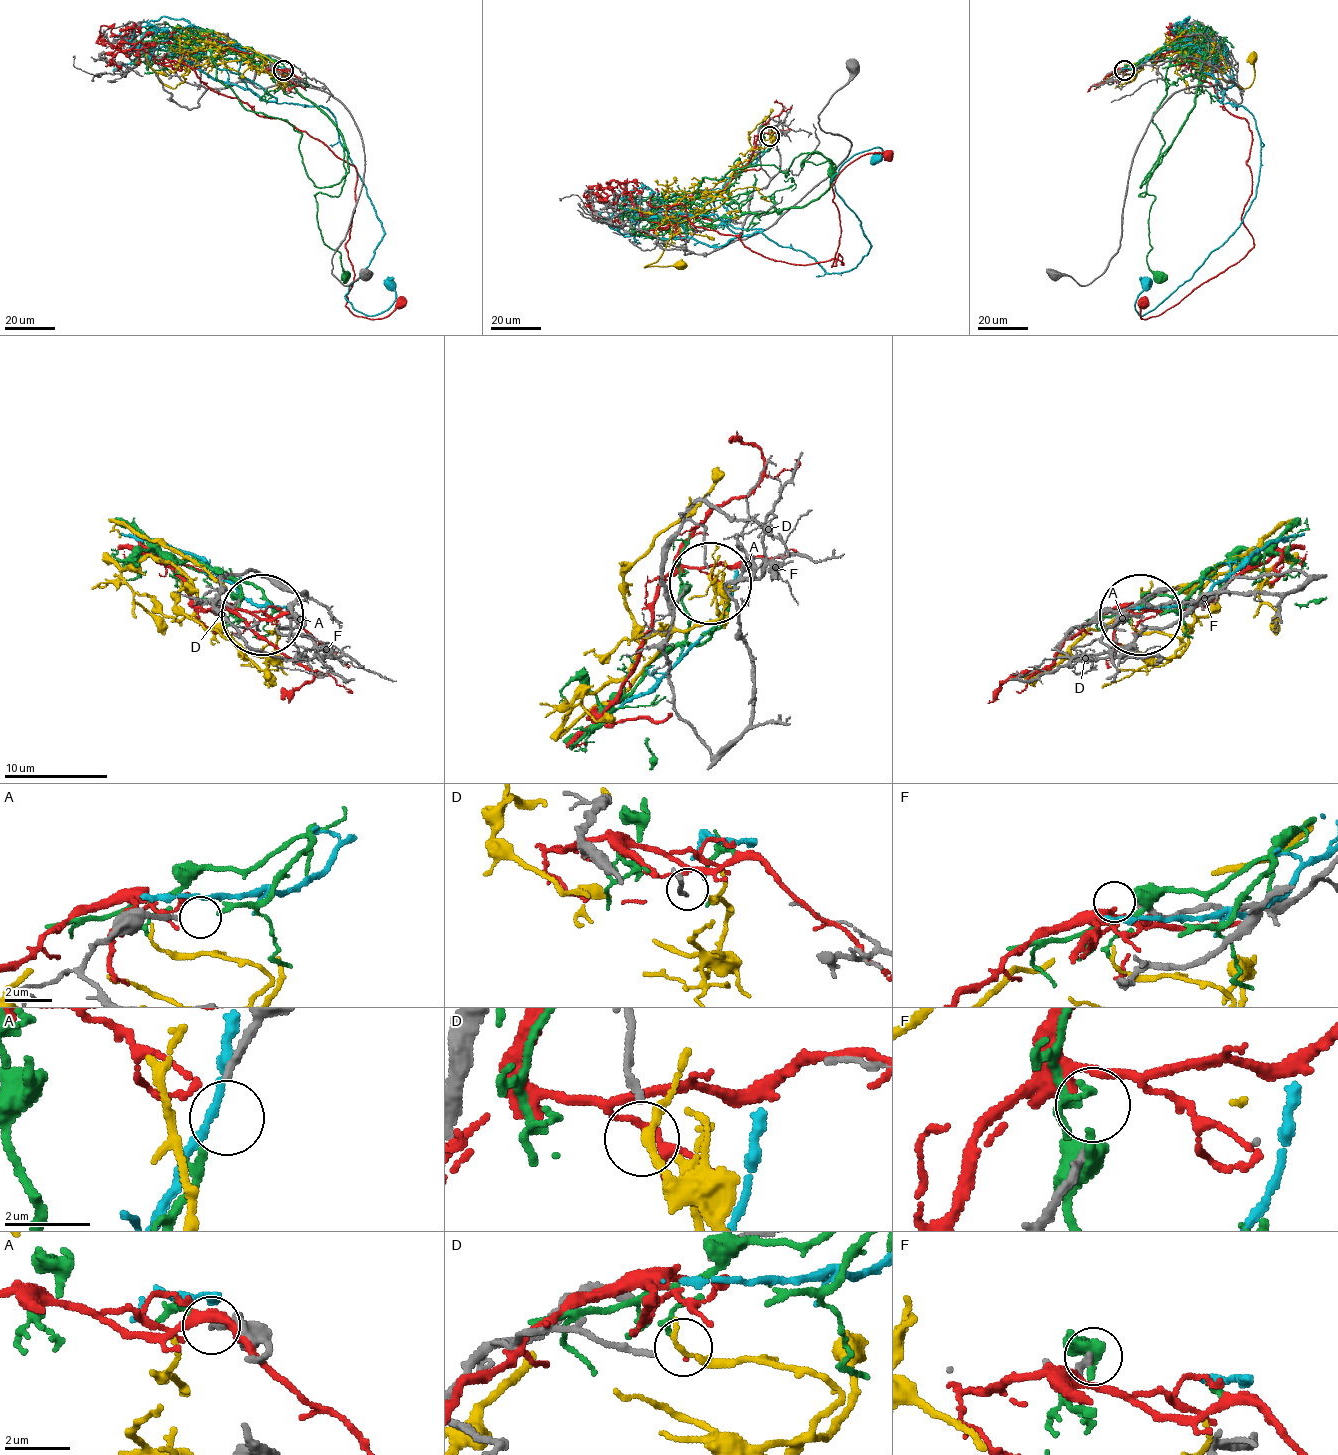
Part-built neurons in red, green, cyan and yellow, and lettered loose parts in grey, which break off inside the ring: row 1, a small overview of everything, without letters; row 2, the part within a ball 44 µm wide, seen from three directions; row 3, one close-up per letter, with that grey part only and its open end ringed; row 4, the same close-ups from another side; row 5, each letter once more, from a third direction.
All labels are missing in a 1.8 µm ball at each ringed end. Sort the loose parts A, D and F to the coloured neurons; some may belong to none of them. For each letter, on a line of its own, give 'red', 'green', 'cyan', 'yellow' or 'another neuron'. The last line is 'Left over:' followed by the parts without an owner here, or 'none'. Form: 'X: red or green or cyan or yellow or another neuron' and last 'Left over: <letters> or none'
A: green
D: yellow
F: another neuron
Left over: F

